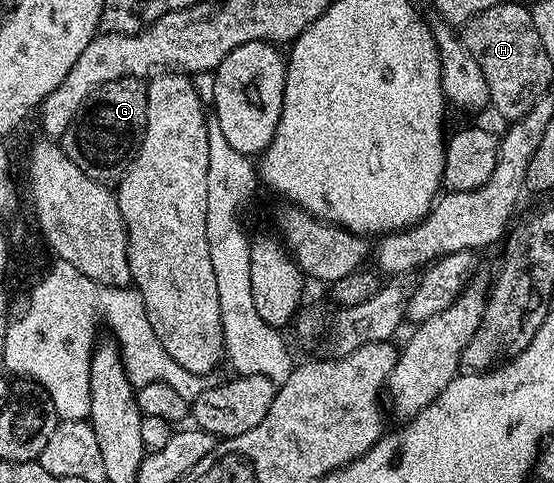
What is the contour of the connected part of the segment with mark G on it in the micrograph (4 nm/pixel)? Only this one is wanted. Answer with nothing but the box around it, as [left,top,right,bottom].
[60,77,147,187]

